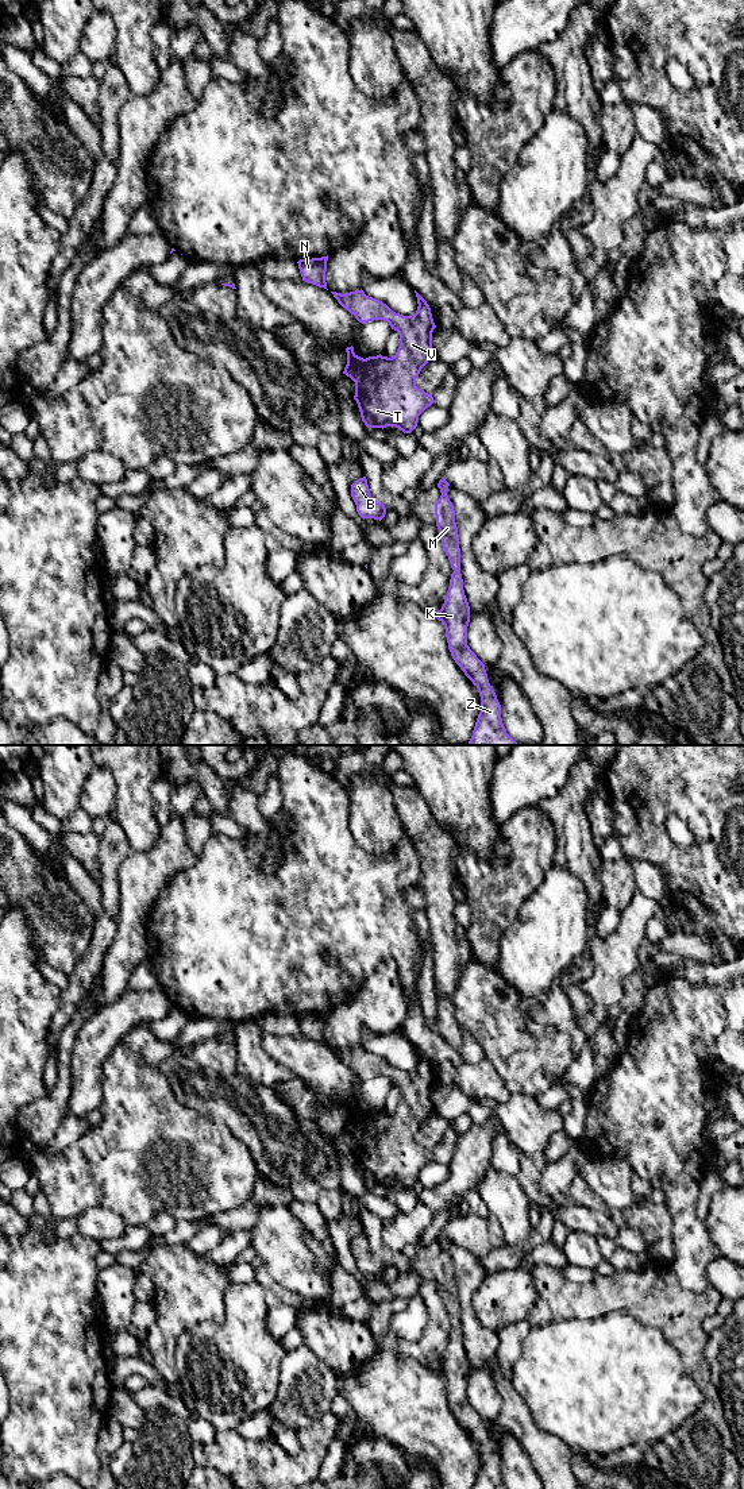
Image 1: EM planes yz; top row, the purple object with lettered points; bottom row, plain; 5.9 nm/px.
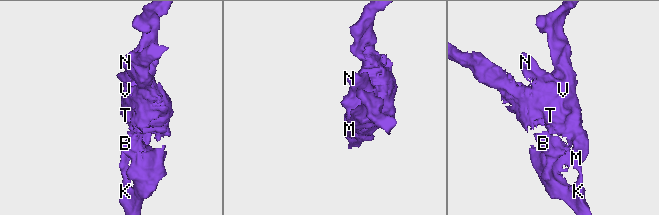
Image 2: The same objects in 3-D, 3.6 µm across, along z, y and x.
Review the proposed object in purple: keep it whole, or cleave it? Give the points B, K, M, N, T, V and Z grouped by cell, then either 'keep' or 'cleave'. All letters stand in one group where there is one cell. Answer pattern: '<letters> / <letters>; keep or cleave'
B K M N T V Z; keep

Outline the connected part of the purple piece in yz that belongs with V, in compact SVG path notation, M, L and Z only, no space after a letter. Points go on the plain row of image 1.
M355 1046L346 1050L331 1048L338 1058L346 1064L355 1075L365 1080L373 1076L388 1077L392 1085L400 1091L400 1103L394 1112L388 1114L381 1110L366 1115L354 1108L354 1103L347 1103L347 1120L343 1130L355 1138L354 1156L358 1160L362 1177L367 1184L396 1183L404 1189L410 1189L419 1179L419 1172L433 1160L432 1150L416 1142L416 1134L421 1125L433 1112L432 1088L436 1084L431 1064L427 1057L415 1046L417 1053L417 1066L412 1072L402 1072L393 1068L386 1060Z

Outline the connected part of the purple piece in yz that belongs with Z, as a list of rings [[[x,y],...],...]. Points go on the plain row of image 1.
[[[444,1234],[437,1239],[442,1251],[435,1258],[435,1272],[442,1303],[448,1312],[454,1328],[451,1330],[444,1359],[435,1369],[435,1373],[444,1381],[452,1415],[478,1444],[481,1453],[481,1467],[473,1489],[506,1489],[501,1474],[501,1461],[489,1439],[485,1420],[467,1401],[470,1362],[463,1346],[459,1291],[454,1261],[447,1251],[448,1242],[450,1239]]]

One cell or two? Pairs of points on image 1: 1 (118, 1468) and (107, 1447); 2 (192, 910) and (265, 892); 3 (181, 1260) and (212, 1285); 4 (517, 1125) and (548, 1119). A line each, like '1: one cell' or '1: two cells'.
1: two cells
2: one cell
3: one cell
4: one cell

